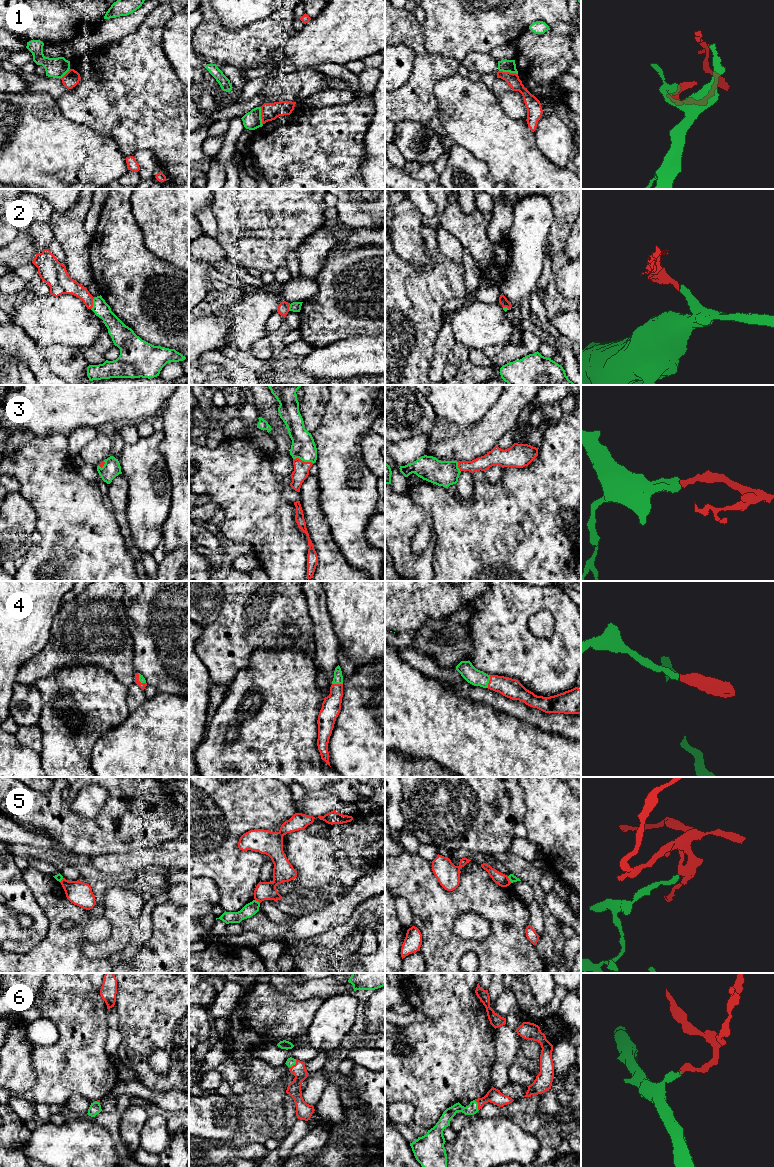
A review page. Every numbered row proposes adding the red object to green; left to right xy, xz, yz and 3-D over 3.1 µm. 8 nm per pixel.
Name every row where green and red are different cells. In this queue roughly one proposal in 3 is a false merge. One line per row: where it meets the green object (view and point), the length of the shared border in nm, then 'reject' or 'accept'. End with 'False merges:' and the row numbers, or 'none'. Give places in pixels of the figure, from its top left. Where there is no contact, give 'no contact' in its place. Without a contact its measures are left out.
1: contact yz (508, 71); length 160 nm; reject
2: contact xy (93, 304); length 100 nm; reject
3: contact xz (303, 460); length 170 nm; accept
4: contact yz (488, 682); length 100 nm; accept
5: contact yz (509, 879); length 70 nm; reject
6: contact xz (293, 1064); length 90 nm; accept
False merges: 1, 2, 5

